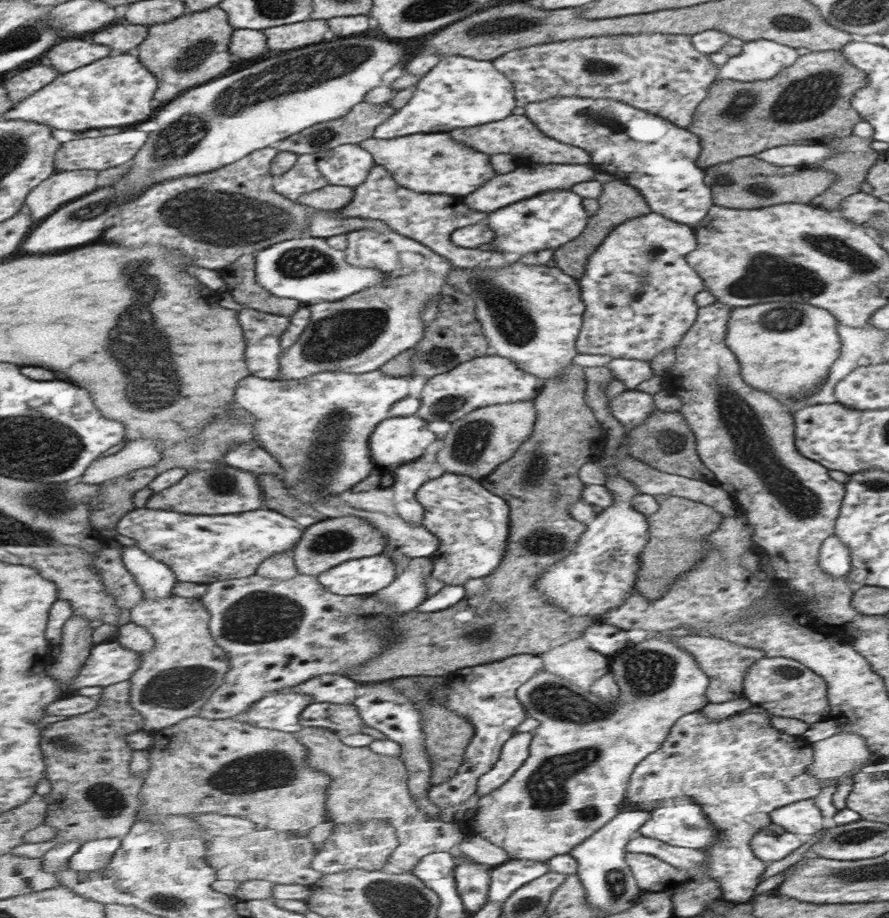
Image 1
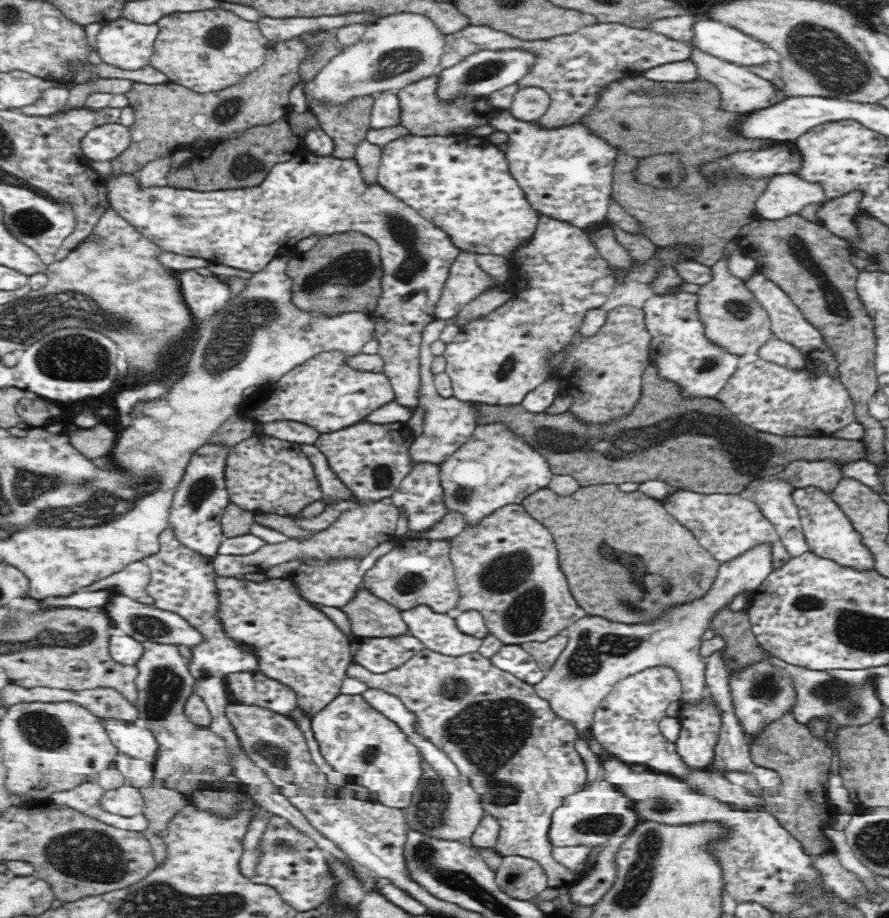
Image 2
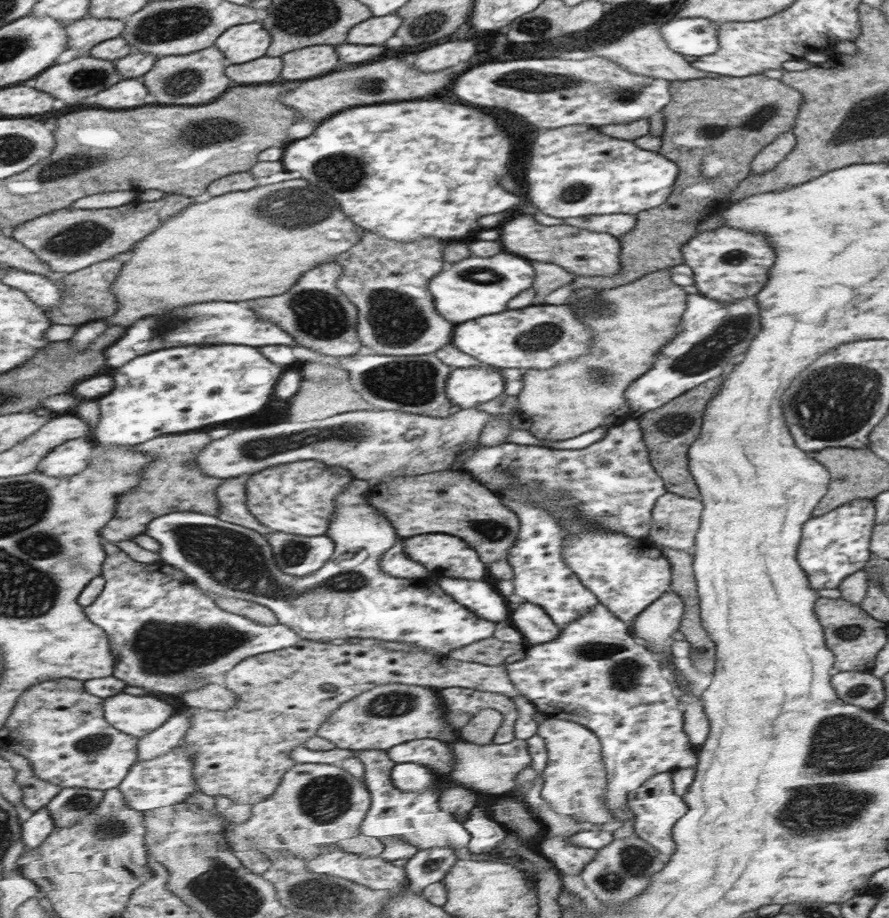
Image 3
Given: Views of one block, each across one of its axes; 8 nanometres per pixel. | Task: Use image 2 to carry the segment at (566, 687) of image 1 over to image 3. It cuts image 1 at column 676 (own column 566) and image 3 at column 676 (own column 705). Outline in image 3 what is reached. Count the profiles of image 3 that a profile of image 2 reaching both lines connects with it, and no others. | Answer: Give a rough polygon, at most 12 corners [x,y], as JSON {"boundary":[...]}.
{"boundary":[[670,590],[646,608],[631,628],[673,669],[672,634],[680,630],[684,600]]}

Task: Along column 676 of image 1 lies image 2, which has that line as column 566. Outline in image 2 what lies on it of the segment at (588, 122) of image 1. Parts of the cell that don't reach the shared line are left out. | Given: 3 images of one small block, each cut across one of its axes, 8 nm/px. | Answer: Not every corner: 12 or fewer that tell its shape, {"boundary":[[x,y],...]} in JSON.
{"boundary":[[499,110],[511,175],[535,211],[604,223],[616,150],[582,124]]}

